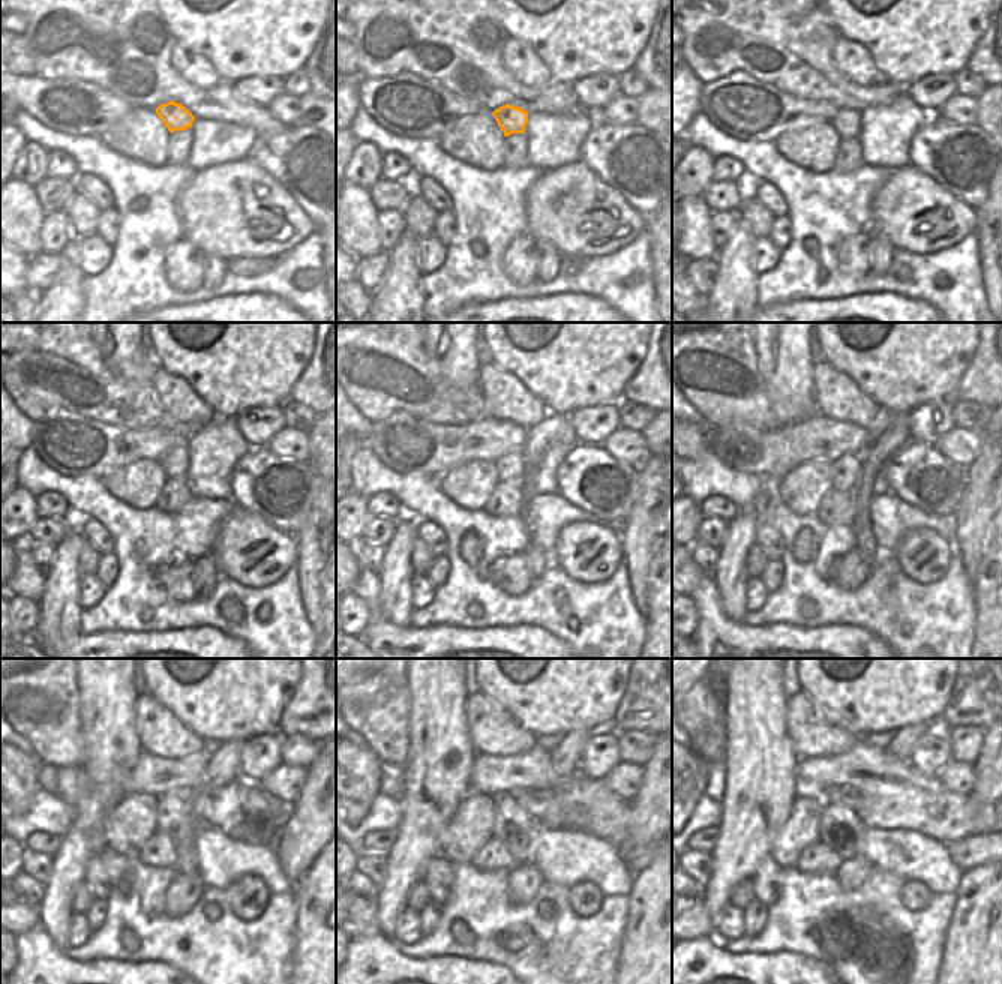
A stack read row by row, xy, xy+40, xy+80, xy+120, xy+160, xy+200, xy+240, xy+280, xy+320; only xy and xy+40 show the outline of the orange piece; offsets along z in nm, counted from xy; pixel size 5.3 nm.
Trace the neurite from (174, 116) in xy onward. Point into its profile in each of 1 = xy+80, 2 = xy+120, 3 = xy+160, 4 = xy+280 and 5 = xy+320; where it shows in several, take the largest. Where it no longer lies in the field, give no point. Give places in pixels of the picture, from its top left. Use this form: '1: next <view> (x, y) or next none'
1: next xy+80 (846, 122)
2: next xy+120 (174, 462)
3: next xy+160 (510, 467)
4: next xy+280 (513, 825)
5: next xy+320 (840, 828)

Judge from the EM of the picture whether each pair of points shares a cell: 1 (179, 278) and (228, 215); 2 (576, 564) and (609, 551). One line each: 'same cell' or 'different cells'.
1: different cells
2: same cell

